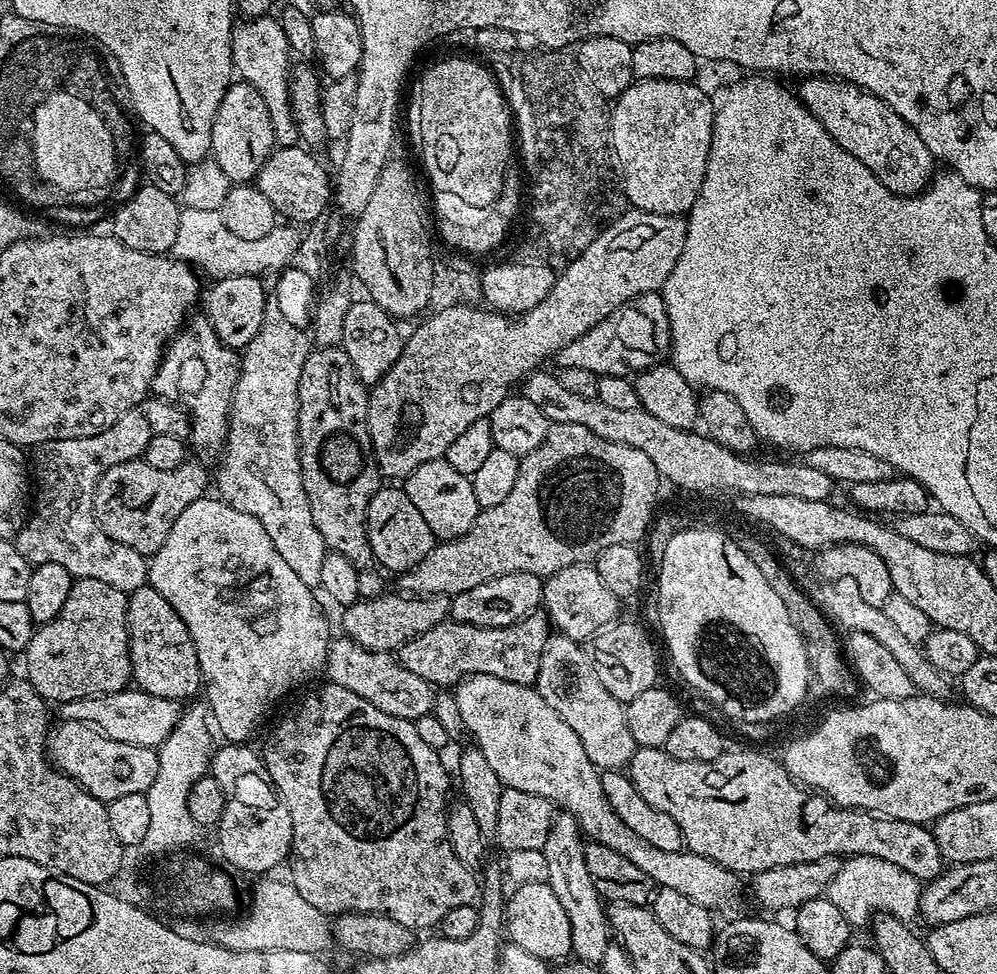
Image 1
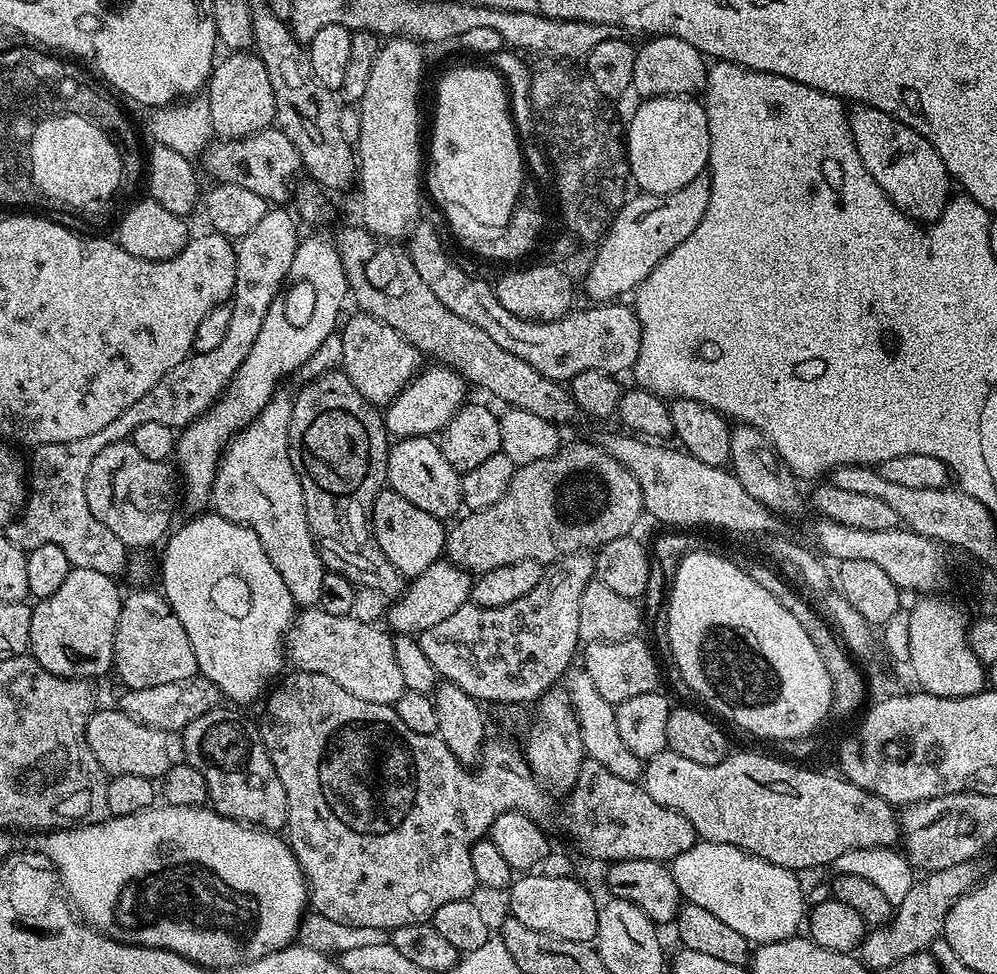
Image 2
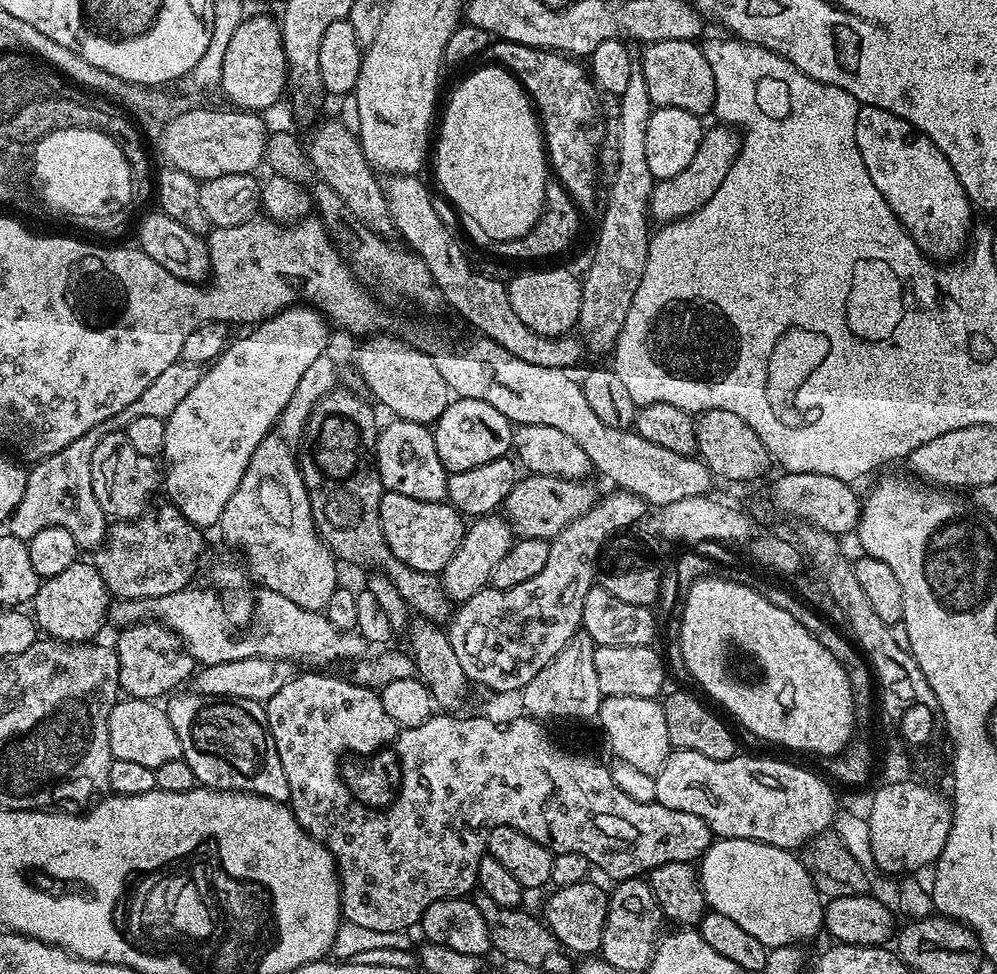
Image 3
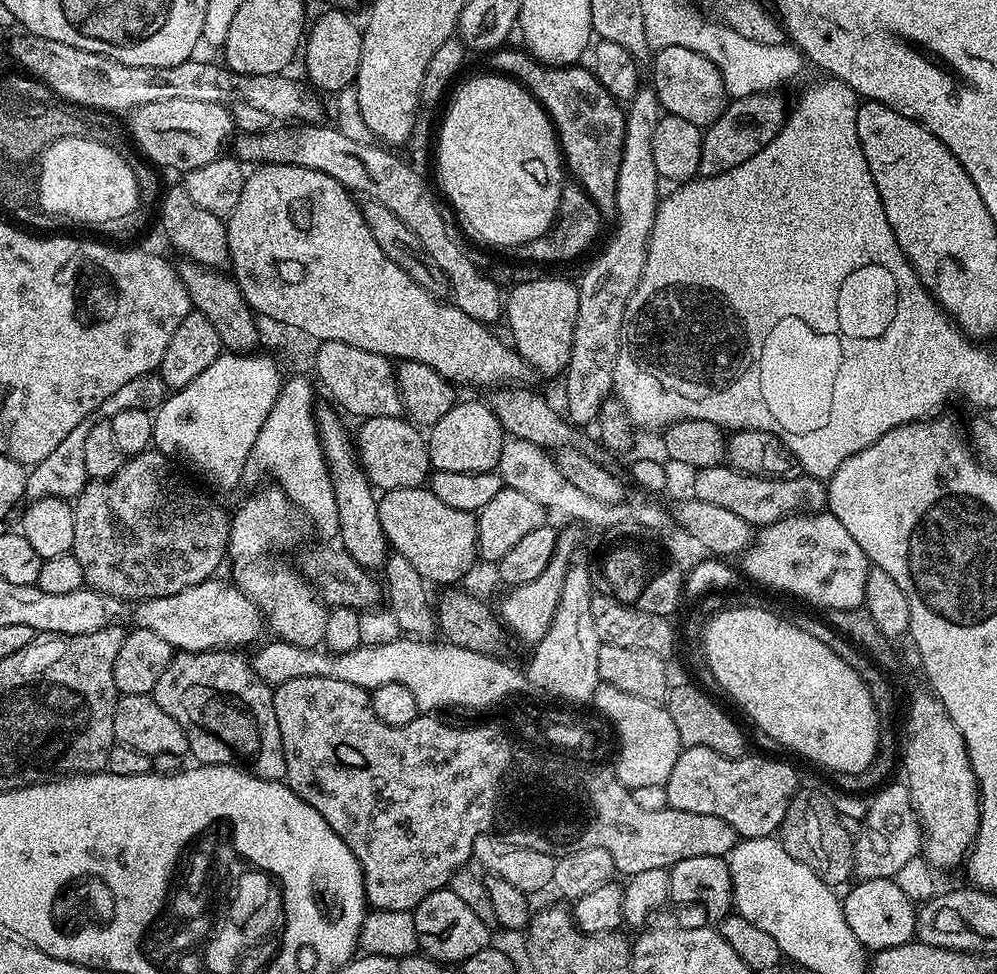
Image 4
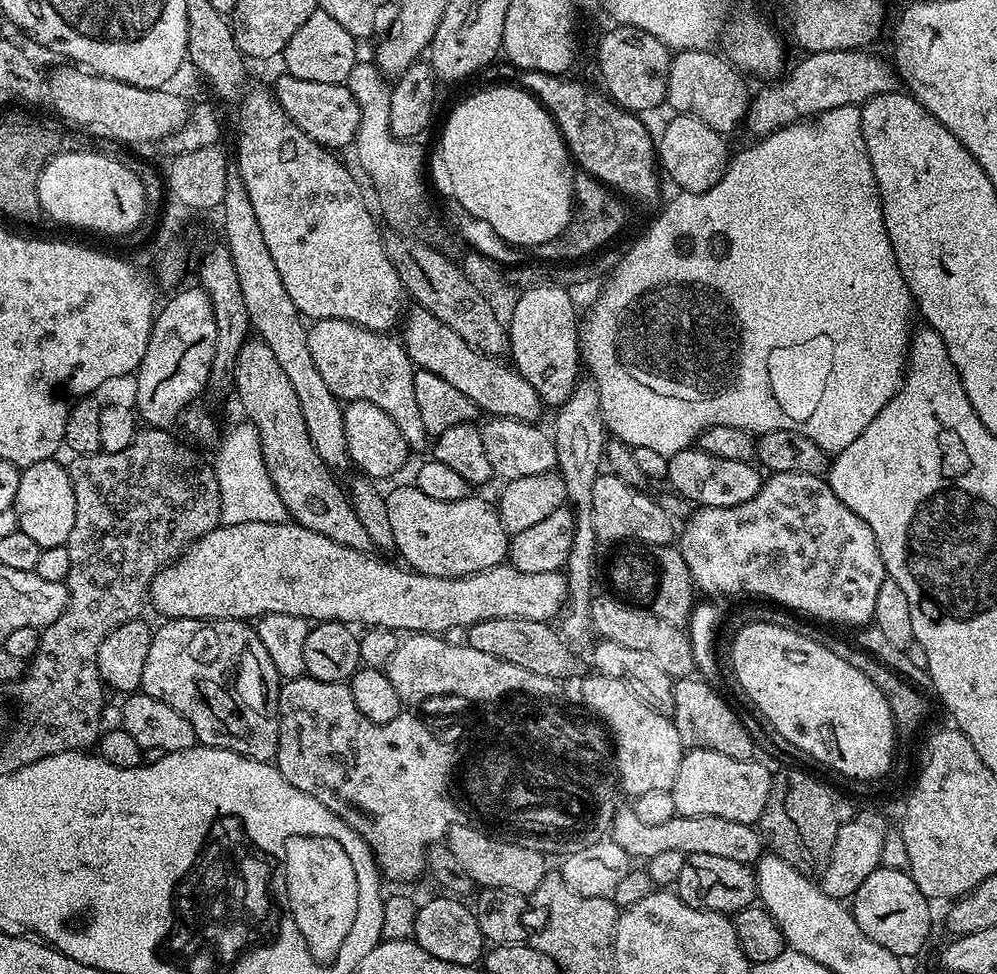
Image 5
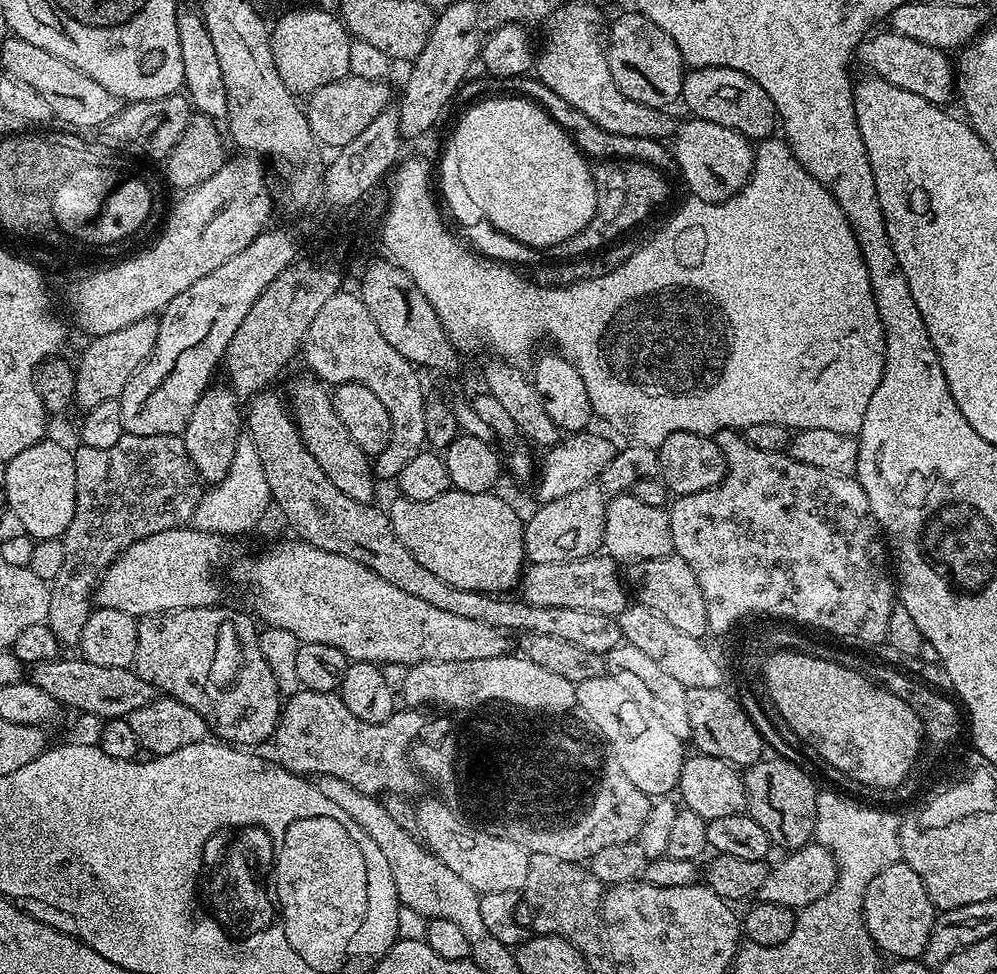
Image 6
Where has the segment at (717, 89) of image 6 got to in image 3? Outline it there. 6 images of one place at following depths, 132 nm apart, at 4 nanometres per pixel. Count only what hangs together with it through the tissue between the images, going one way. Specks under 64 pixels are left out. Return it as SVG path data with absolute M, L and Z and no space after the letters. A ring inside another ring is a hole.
M664 40L645 43L644 53L638 56L650 102L656 108L677 108L701 118L707 117L714 106L714 70L706 62L706 54L699 43L692 40Z

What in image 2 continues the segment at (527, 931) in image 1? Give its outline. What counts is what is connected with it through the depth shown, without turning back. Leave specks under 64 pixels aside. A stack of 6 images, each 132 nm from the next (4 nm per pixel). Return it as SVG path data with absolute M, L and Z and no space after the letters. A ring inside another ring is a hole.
M524 874L513 879L506 892L510 916L531 930L542 931L551 936L573 940L579 944L595 941L598 930L598 900L588 893L586 885L579 884L575 878L572 874L566 877Z

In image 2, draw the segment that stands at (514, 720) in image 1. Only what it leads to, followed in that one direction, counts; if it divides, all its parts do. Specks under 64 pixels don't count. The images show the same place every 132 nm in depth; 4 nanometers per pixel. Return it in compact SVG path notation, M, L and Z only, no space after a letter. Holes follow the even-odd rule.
M709 840L697 842L693 848L686 850L686 854L678 854L670 861L672 877L678 886L681 897L694 906L702 906L702 910L710 910L726 926L738 930L742 938L746 938L753 945L769 944L785 940L788 936L797 935L796 912L803 913L804 892L800 889L800 880L791 868L783 868L774 862L766 862L749 852L743 852L738 846L729 844L715 844Z

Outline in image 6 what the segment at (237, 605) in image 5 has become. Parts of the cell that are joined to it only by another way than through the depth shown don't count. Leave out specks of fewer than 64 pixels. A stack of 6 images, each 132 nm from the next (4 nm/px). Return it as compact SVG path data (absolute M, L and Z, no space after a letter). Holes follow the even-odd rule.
M181 526L150 534L134 542L117 556L104 571L96 585L94 600L99 607L122 610L122 614L134 617L152 616L155 612L173 612L187 608L215 608L221 603L220 584L212 573L212 567L224 556L225 541L215 532L203 532L191 526ZM607 554L578 558L574 562L528 564L522 573L522 598L534 606L570 607L616 618L630 603L630 596L624 593L622 572L616 568L619 568L617 561Z

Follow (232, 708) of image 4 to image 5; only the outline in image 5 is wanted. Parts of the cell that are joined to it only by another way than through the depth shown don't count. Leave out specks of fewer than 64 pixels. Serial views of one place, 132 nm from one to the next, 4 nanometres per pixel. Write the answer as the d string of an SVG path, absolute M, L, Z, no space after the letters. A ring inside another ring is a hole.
M171 618L163 621L164 625L153 631L150 651L146 654L146 667L142 669L142 682L140 688L143 695L153 696L166 706L178 710L190 726L194 726L194 734L197 741L206 748L221 748L242 754L251 760L275 761L278 750L278 734L280 733L280 715L278 714L278 698L280 697L280 685L282 677L278 670L274 670L274 662L270 662L270 654L266 654L266 646L262 646L262 638L258 638L255 627L251 623L242 620L174 620Z

